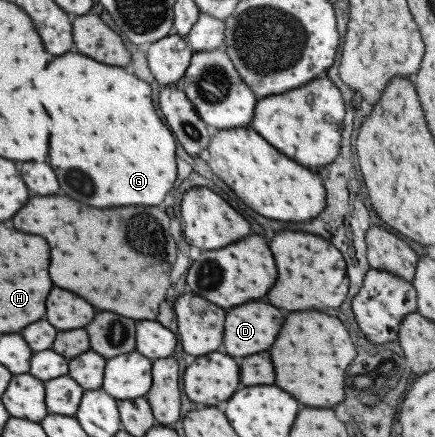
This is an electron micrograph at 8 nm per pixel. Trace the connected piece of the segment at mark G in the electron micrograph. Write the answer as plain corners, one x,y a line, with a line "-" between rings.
61,54
57,58
53,58
47,68
45,68
45,76
47,76
47,82
39,84
39,90
43,88
43,98
41,98
41,106
45,110
45,114
49,114
49,152
47,152
47,164
53,166
53,172
55,172
55,178
59,182
59,190
77,200
77,202
83,202
87,206
95,206
95,208
107,208
107,206
129,206
129,204
143,204
143,206
157,206
163,196
169,192
169,188
173,186
175,182
175,142
173,142
173,136
171,132
159,122
157,114
153,112
153,106
151,106
151,92
149,92
149,86
127,74
123,68
117,68
117,66
105,66
105,64
99,64
99,62
93,62
81,54

